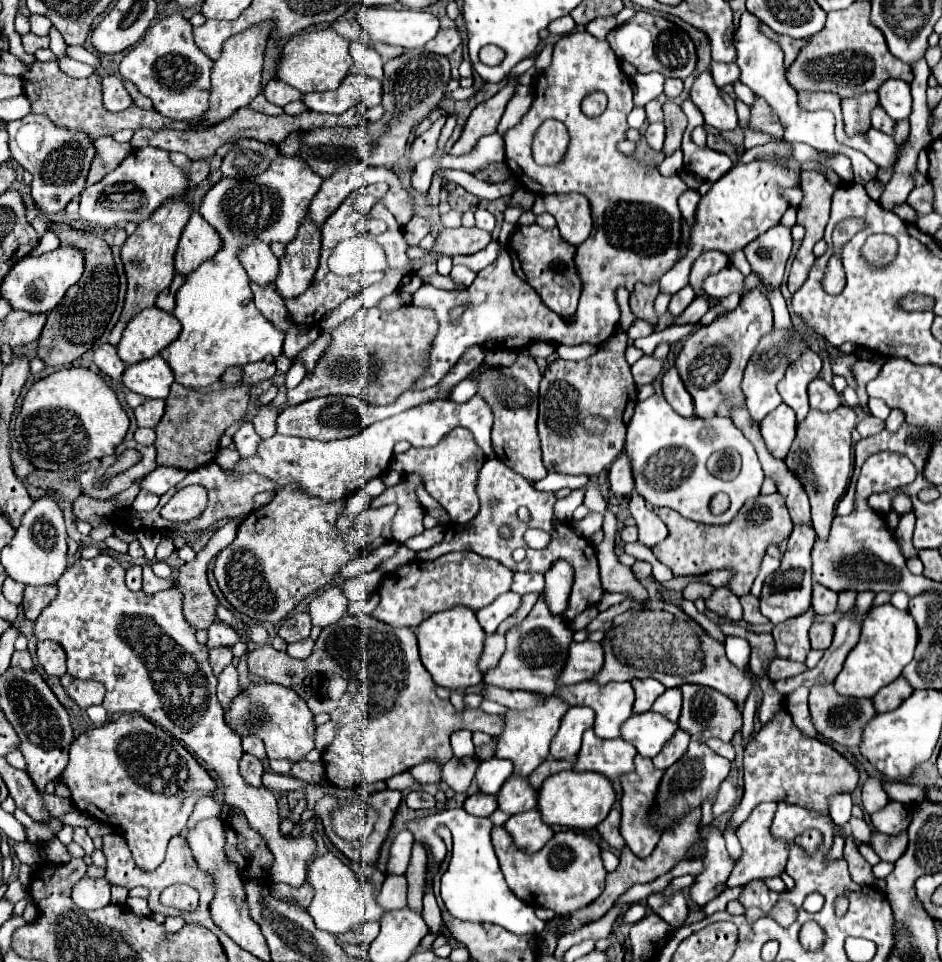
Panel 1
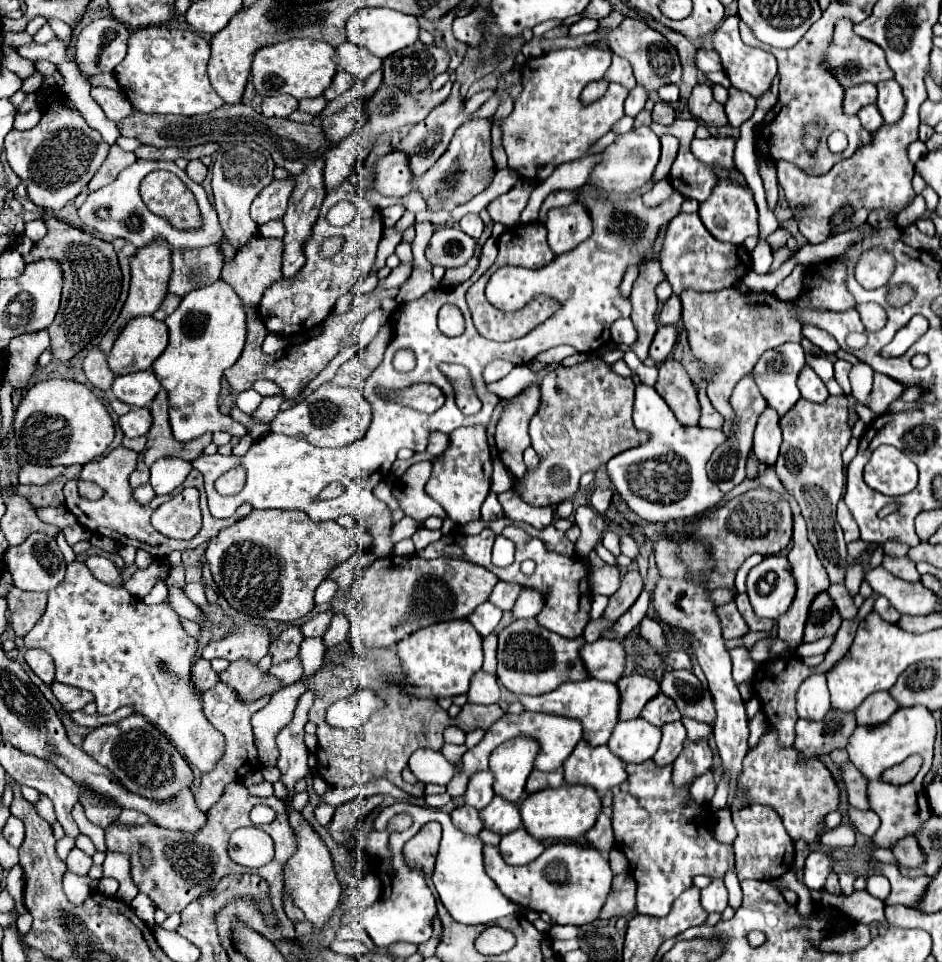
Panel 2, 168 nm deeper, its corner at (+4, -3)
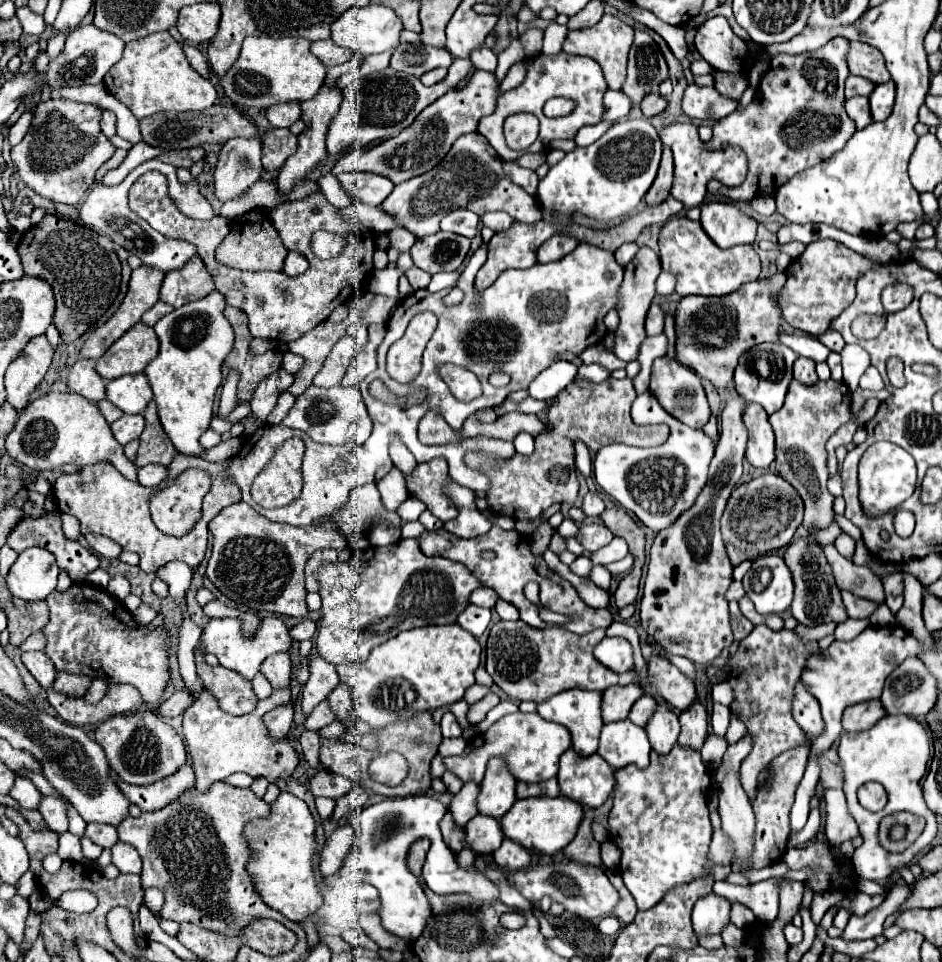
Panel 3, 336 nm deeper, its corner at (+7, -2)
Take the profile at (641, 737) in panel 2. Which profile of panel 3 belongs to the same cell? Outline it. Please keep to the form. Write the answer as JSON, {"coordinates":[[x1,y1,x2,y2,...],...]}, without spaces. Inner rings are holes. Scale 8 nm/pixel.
{"coordinates":[[631,720,605,724,601,730,601,740,597,754,613,768,625,768,627,764,637,764,641,768,649,766,651,744,647,740,645,728,633,724]]}

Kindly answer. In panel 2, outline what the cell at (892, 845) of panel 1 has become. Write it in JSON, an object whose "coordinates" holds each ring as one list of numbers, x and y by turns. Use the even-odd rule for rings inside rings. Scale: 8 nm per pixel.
{"coordinates":[[906,835,896,845,892,845,892,853,898,865,904,867,920,867,924,857,920,855,920,847,916,847,916,839,912,835]]}

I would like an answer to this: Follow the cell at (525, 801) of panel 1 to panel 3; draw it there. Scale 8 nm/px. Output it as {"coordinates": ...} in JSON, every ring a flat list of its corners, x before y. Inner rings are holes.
{"coordinates":[[477,814,465,826,465,846,479,856,493,854,503,842,503,830,499,826,499,820]]}

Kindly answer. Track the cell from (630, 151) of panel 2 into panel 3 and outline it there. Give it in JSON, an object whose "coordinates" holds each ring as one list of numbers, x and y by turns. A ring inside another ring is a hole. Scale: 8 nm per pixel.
{"coordinates":[[649,118,619,120,591,146,585,146,585,148,577,146,575,150,567,152,559,164,549,168,547,176,539,180,539,186,535,192,537,204,545,210,559,212,565,216,573,216,575,212,579,212,587,218,603,220,603,222,627,218,643,202,643,196,647,194,647,190,651,188,651,184,655,180,659,162,661,162,661,150,663,150,663,146,661,146,659,134]]}

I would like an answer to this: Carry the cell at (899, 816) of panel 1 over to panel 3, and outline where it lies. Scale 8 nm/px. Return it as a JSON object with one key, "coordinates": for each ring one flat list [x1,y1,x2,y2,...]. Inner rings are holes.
{"coordinates":[[823,790,823,800,825,800,825,836,833,846,839,846,845,840,851,840,859,836,857,824,853,822,853,816,847,812,845,804,845,794,843,790]]}

